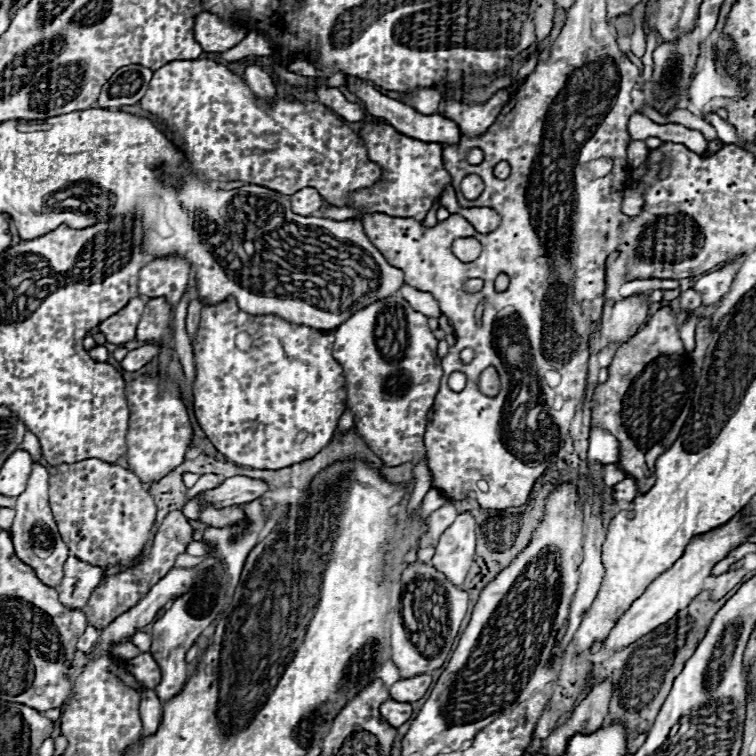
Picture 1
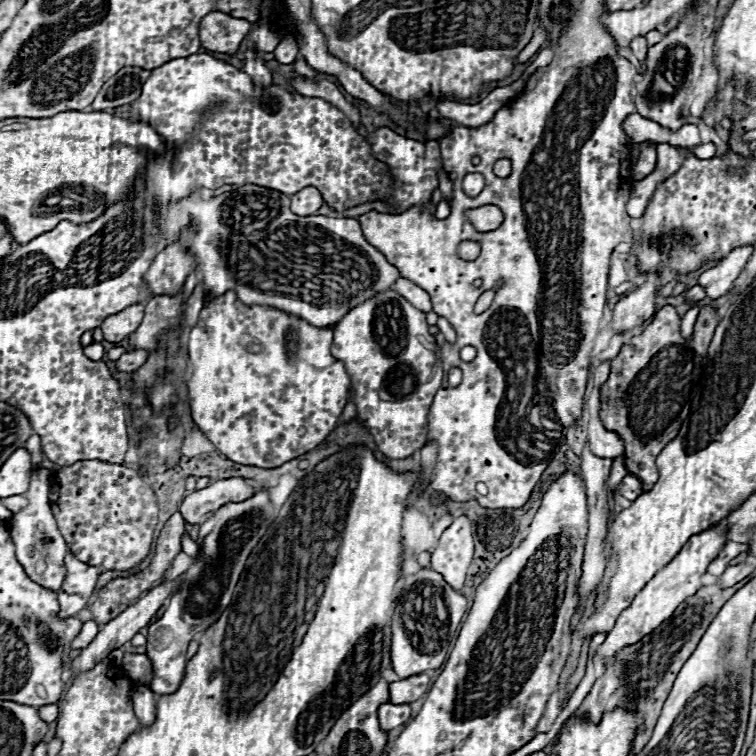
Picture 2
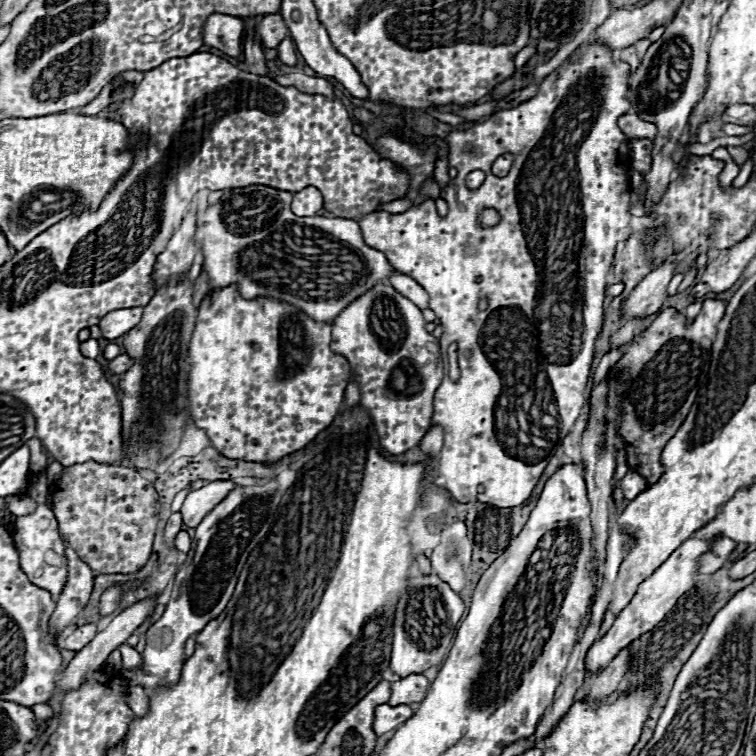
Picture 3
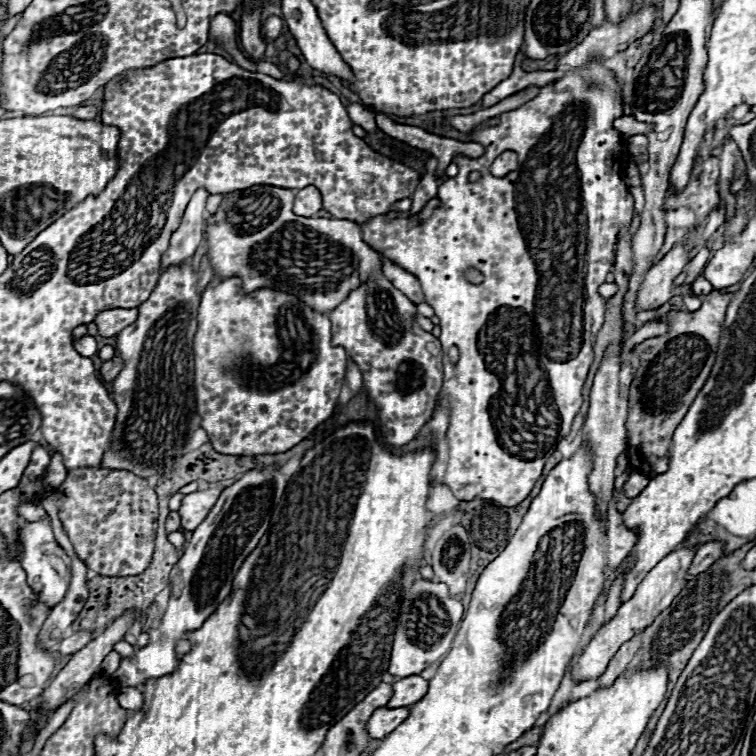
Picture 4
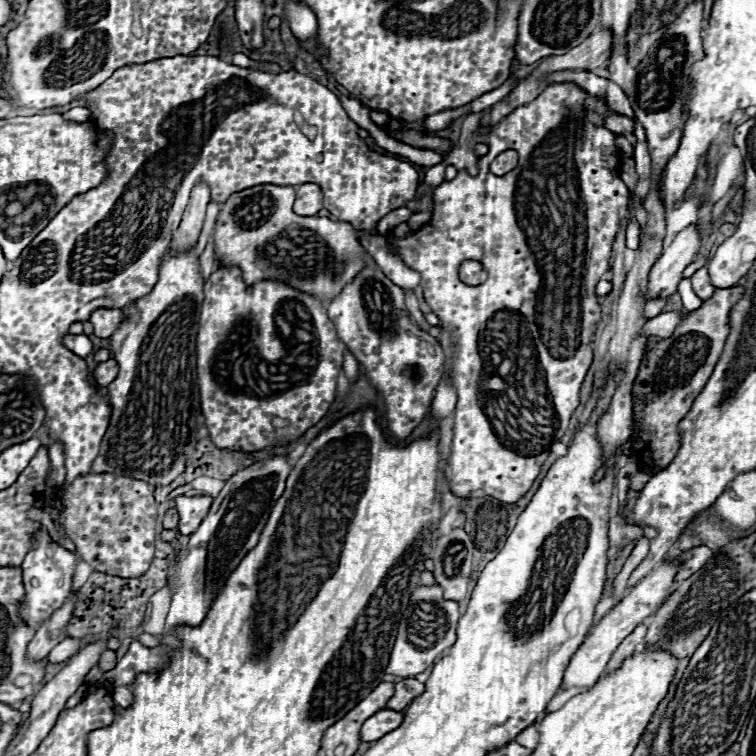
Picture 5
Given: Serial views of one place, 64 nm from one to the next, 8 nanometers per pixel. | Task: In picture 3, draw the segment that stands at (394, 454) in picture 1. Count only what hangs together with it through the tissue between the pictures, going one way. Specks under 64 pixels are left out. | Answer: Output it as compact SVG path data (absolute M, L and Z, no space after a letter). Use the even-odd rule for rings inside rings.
M376 284L332 322L332 352L348 360L358 382L360 406L368 412L382 450L392 456L416 448L428 432L434 392L444 376L438 366L438 340L424 326L422 310L390 284Z

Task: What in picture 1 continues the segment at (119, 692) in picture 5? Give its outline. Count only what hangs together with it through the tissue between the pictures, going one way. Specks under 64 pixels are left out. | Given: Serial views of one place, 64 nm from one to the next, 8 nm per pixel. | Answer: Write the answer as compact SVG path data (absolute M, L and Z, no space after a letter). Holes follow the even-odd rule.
M142 690L142 700L140 700L140 716L142 716L142 736L152 736L152 732L158 730L160 720L162 720L162 702L156 696L154 690Z

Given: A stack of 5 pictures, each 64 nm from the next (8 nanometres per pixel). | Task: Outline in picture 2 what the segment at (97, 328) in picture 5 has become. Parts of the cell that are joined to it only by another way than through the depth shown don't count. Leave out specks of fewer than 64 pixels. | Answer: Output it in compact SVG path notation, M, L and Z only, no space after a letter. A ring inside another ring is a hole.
M132 304L122 312L108 316L100 326L104 332L104 340L114 344L126 340L140 326L142 316L144 316L144 304Z

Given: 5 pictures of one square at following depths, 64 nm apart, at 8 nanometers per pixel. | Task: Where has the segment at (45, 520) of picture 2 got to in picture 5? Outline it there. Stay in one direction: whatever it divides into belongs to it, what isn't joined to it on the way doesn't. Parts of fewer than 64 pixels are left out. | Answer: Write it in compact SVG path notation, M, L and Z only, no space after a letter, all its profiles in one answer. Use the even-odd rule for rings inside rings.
M40 530L32 534L32 548L28 550L22 562L26 596L20 604L20 616L28 626L42 624L54 610L58 610L66 602L72 590L72 576L74 576L76 564L78 564L78 556L60 548L56 542L52 542L48 530Z

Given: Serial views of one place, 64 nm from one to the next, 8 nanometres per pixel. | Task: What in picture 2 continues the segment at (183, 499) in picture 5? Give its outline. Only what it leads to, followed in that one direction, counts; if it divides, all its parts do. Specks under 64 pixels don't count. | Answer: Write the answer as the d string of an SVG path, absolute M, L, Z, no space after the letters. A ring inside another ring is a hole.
M238 476L228 480L218 480L208 488L188 494L180 506L180 512L188 524L198 524L204 514L214 512L216 508L222 508L232 500L246 500L248 496L252 496L252 492L258 490L260 488L246 484L246 480Z

